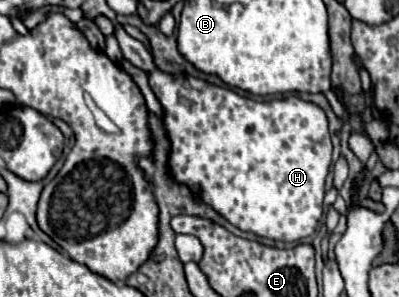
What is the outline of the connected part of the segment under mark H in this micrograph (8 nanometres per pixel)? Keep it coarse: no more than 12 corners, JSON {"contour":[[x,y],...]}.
{"contour":[[115,24],[167,112],[177,182],[239,230],[323,216],[327,116],[169,76]]}

